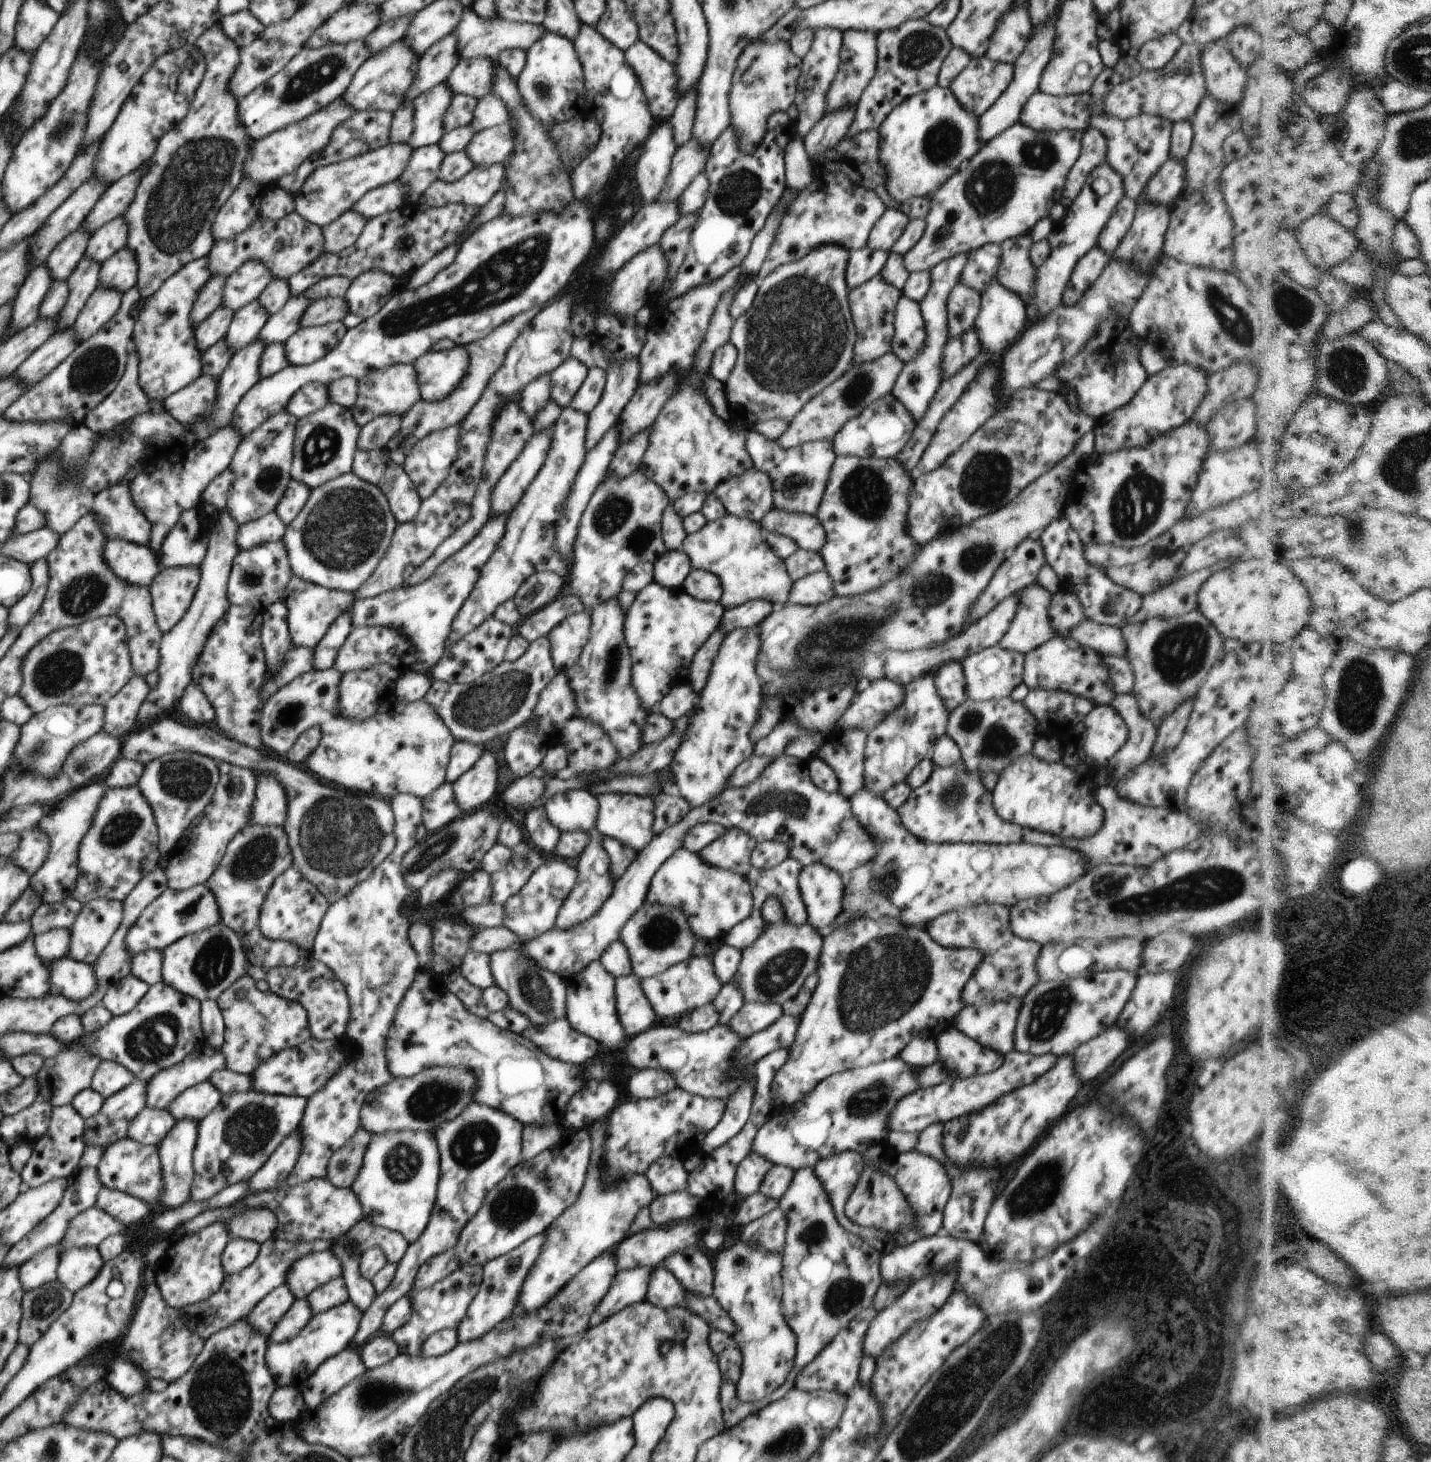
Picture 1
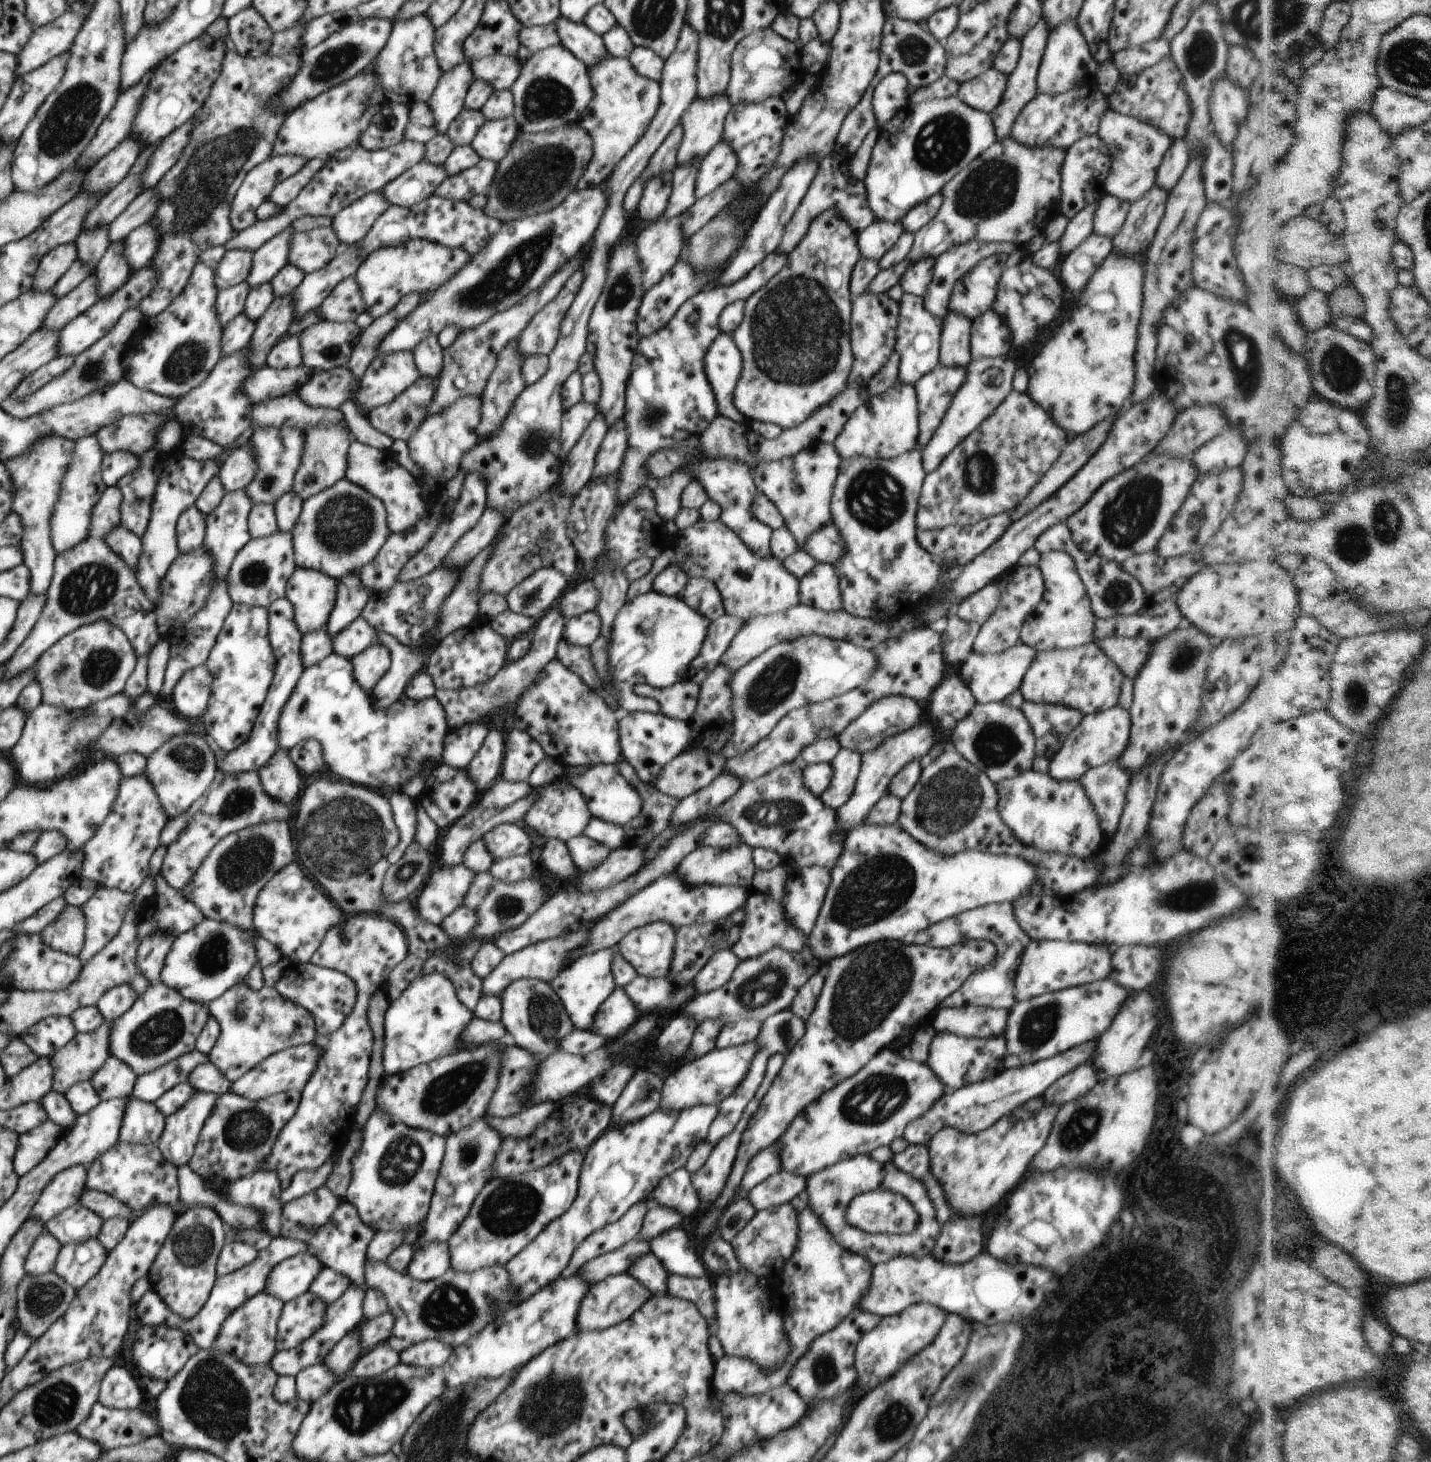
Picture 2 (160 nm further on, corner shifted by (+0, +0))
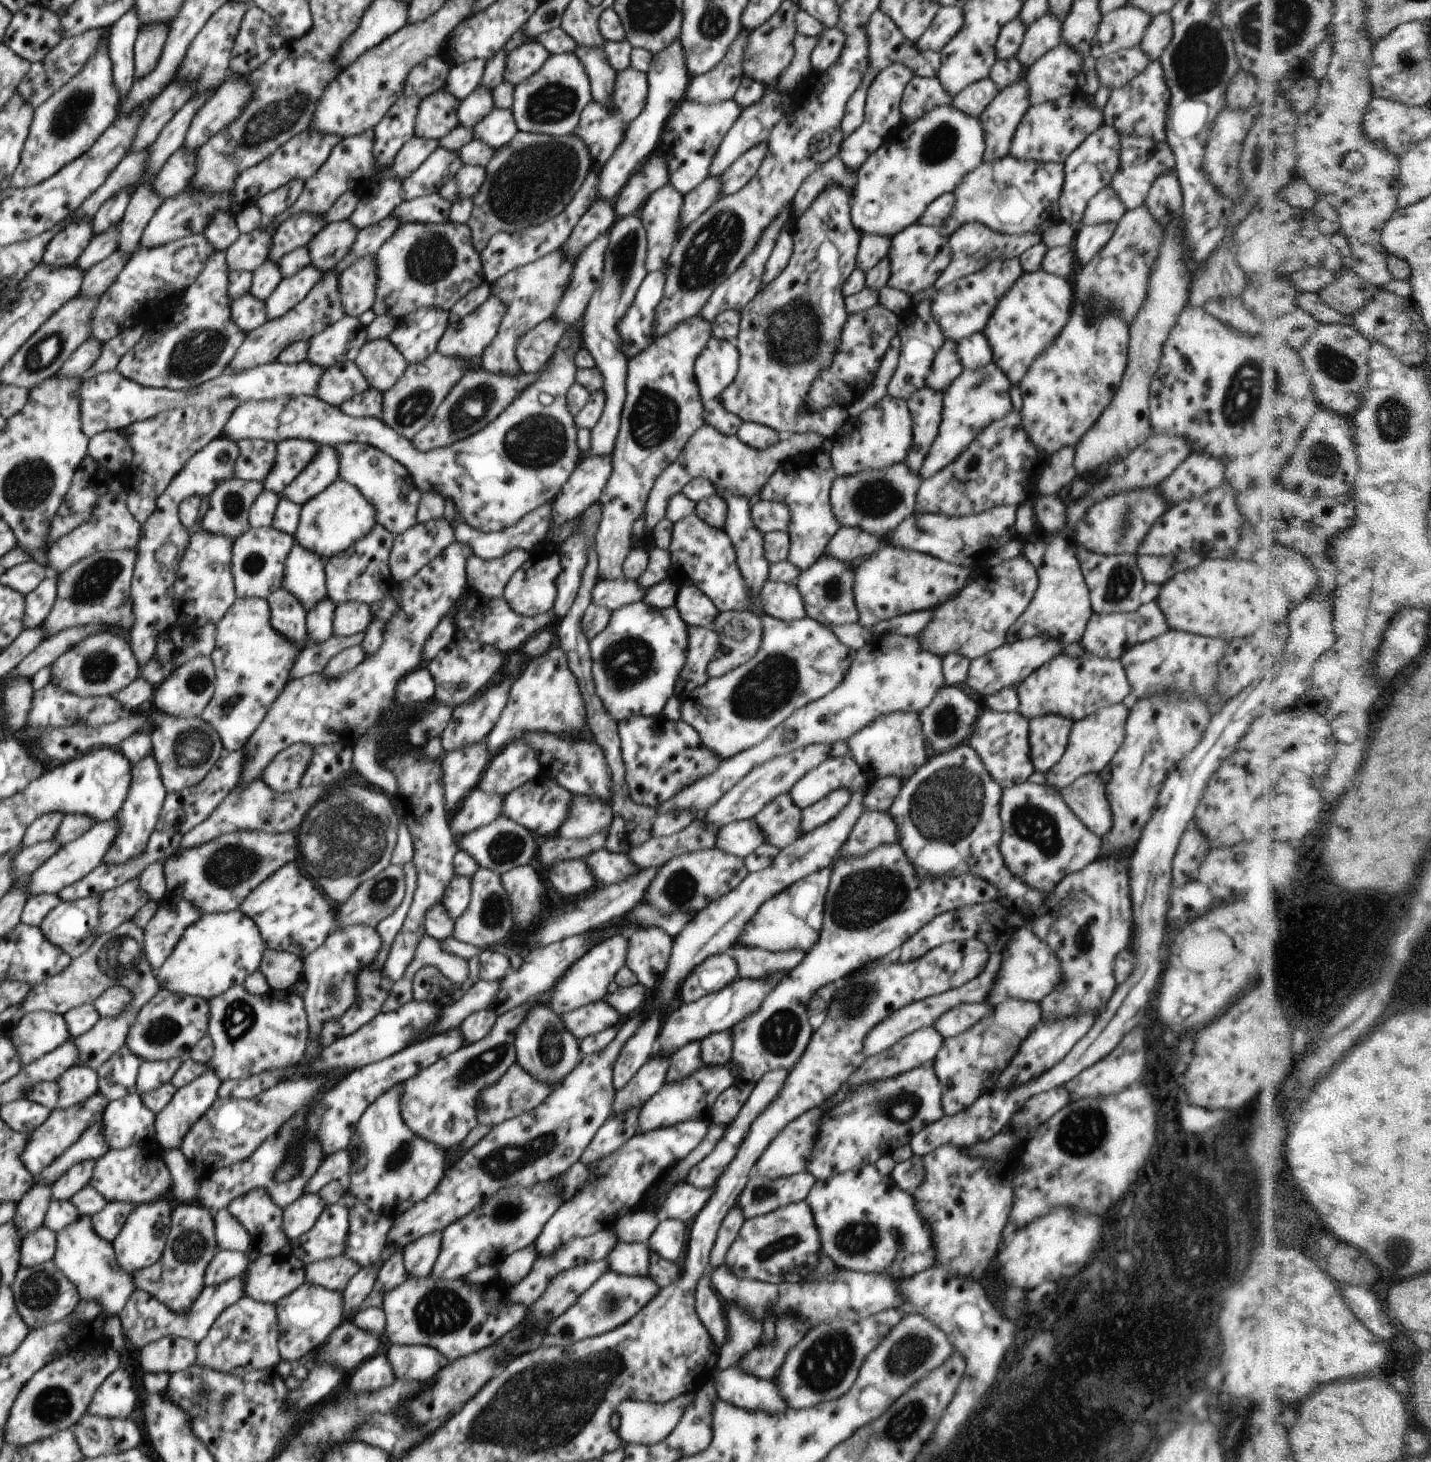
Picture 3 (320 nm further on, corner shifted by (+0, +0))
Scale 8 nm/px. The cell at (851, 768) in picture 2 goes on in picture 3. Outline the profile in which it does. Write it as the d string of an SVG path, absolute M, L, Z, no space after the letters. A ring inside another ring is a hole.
M838 789L821 801L801 810L800 830L806 834L836 818L850 802L851 792L846 789Z

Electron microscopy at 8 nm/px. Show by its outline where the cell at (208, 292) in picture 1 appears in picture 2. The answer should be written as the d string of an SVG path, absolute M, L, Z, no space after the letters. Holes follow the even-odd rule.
M228 250L216 270L216 290L226 290L246 281L252 268L254 252L250 250Z

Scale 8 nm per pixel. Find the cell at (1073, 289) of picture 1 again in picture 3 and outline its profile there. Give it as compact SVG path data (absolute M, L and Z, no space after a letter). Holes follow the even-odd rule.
M1114 222L1098 225L1080 224L1077 226L1076 236L1072 245L1076 260L1081 264L1087 264L1090 260L1093 260L1098 253L1101 253L1102 248L1107 246L1116 228L1117 224Z

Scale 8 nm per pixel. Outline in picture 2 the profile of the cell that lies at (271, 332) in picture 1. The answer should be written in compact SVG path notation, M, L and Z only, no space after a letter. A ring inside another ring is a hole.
M358 243L343 246L337 256L324 268L306 275L292 294L294 300L292 321L306 316L310 310L318 309L342 280L350 276L355 277L358 266L366 258L366 252L358 246Z

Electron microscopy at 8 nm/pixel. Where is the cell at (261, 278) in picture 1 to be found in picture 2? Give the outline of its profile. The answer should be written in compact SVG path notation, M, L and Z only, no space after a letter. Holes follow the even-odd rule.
M290 226L275 231L271 240L254 252L252 268L246 276L246 284L249 289L270 283L272 278L288 264L288 252L293 232L294 230Z

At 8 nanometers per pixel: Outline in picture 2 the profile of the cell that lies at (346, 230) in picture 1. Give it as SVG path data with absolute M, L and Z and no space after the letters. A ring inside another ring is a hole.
M381 189L358 198L352 205L340 210L333 218L331 228L342 247L360 242L389 206L388 200L382 196Z

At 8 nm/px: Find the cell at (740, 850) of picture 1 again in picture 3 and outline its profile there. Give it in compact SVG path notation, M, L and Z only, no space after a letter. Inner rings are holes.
M716 846L686 853L670 859L657 870L655 879L652 879L643 894L642 902L665 915L689 913L693 916L706 905L734 890L748 873L742 857L725 853Z

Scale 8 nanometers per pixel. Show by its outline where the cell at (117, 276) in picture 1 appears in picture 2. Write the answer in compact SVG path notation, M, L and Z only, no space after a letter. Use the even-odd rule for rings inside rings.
M142 224L124 240L124 256L130 266L130 272L136 272L150 264L160 246L160 234L156 224Z

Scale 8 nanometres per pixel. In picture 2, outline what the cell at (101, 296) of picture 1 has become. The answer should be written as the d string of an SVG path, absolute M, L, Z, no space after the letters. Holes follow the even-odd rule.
M124 240L109 244L94 273L98 280L98 298L106 298L124 286L132 274L124 256Z

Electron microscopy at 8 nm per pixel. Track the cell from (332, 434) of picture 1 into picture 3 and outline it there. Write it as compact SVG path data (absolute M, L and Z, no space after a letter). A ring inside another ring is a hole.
M320 445L317 456L290 482L281 493L287 500L306 505L339 478L338 456L334 447Z

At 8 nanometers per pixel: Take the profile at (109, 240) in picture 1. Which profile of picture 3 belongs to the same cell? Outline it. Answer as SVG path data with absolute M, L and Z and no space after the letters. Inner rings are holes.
M181 147L168 158L155 178L153 188L163 200L183 192L197 170L197 152Z

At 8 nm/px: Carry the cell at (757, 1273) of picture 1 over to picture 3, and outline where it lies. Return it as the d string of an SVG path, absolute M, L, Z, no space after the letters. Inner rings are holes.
M722 1301L725 1319L728 1318L728 1338L720 1350L720 1368L724 1370L726 1366L732 1366L734 1362L738 1362L738 1358L742 1358L748 1350L752 1350L760 1336L762 1336L762 1324L754 1322L752 1318L748 1318L746 1314L734 1310L734 1306L726 1304Z

